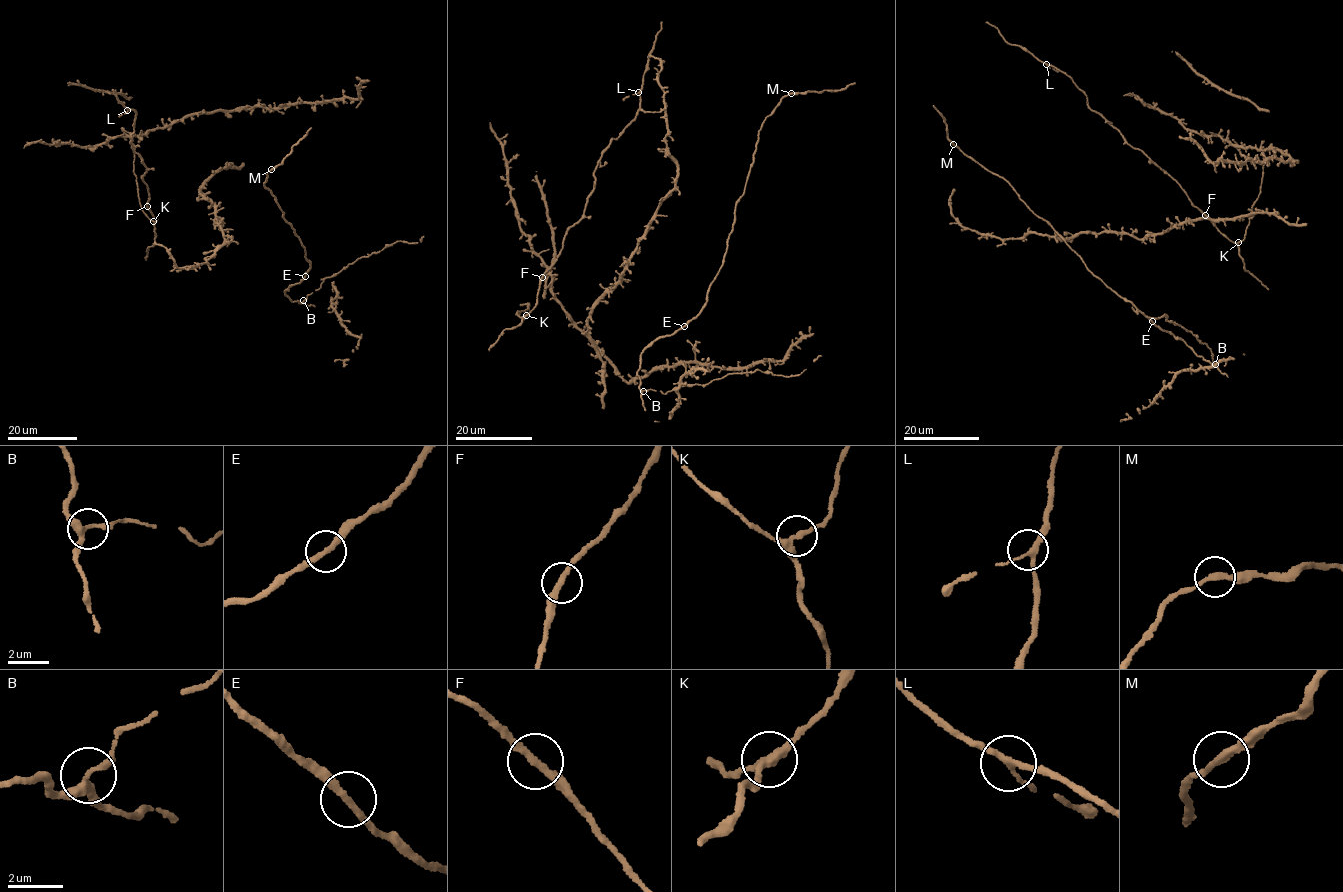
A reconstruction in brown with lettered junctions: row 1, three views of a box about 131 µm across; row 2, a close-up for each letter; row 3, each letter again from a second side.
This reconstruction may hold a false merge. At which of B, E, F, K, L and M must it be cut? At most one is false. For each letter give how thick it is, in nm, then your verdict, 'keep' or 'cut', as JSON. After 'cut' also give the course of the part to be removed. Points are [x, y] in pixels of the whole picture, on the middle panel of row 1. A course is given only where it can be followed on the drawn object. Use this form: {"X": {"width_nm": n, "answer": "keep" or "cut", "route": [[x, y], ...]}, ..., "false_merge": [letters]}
{"B": {"width_nm": 280, "answer": "keep"}, "E": {"width_nm": 260, "answer": "keep"}, "F": {"width_nm": 280, "answer": "keep"}, "K": {"width_nm": 260, "answer": "keep"}, "L": {"width_nm": 200, "answer": "keep"}, "M": {"width_nm": 240, "answer": "keep"}, "false_merge": []}

